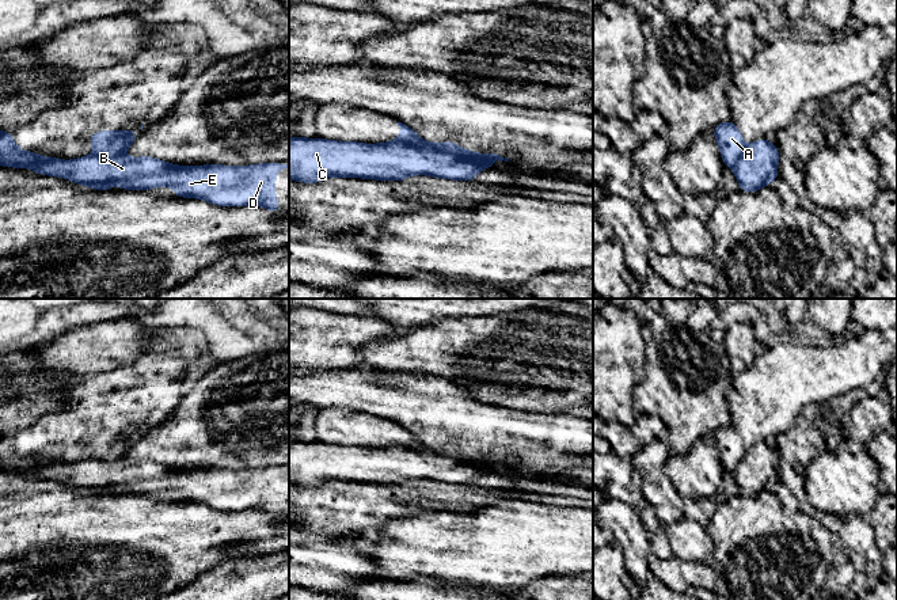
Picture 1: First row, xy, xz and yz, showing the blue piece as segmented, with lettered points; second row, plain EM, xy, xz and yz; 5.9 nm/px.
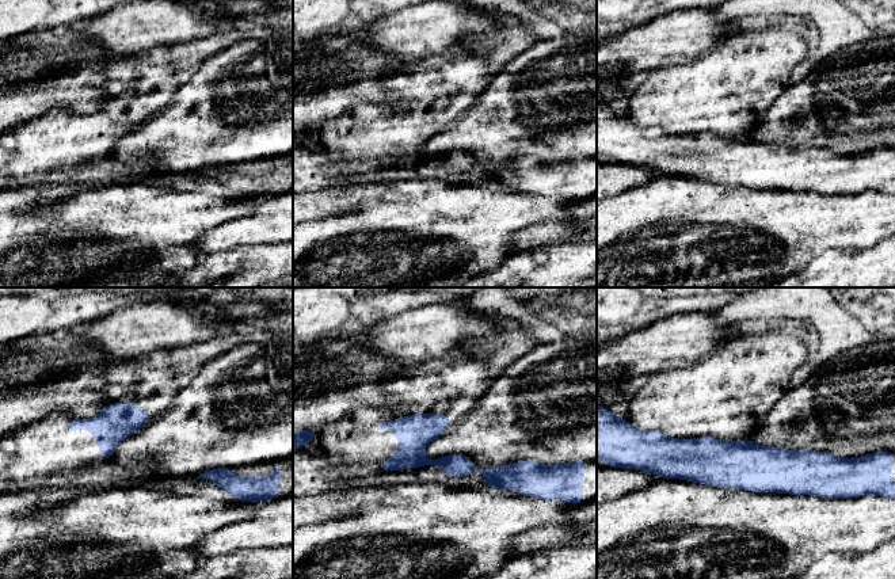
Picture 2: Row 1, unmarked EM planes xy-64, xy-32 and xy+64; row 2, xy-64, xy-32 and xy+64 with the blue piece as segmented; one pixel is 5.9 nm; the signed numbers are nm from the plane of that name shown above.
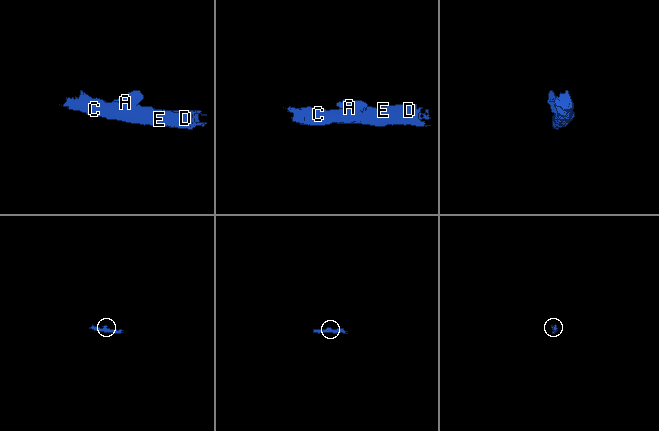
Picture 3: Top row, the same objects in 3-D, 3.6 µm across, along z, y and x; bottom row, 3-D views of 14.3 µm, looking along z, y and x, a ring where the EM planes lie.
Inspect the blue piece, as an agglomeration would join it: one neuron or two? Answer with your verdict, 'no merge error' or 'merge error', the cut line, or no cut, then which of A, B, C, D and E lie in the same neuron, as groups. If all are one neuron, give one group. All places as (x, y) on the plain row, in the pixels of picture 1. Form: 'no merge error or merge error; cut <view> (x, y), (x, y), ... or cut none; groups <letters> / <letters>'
merge error; cut xy (95, 458), (102, 462), (121, 459); groups A / B C D E

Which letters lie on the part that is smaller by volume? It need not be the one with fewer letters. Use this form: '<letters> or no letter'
A

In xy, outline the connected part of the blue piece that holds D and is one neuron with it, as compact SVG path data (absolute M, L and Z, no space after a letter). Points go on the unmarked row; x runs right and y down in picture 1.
M0 434L0 470L19 471L22 474L33 471L38 479L69 482L75 489L83 489L95 494L145 495L152 491L172 490L175 501L193 501L220 510L258 509L275 517L281 516L281 509L275 505L275 476L278 474L289 474L289 467L262 467L240 471L220 468L185 471L149 460L123 462L122 459L110 463L88 459L75 464L60 464L19 453L11 437L5 434Z

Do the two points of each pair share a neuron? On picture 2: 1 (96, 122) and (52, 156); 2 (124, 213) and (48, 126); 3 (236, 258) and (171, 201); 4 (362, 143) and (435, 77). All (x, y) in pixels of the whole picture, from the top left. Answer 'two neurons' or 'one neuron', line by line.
1: one neuron
2: two neurons
3: two neurons
4: one neuron

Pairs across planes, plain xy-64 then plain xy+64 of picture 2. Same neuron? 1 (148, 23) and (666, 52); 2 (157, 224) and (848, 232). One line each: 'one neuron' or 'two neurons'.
1: one neuron
2: one neuron

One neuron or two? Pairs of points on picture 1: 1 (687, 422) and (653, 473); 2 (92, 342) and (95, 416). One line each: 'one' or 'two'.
1: two
2: two

